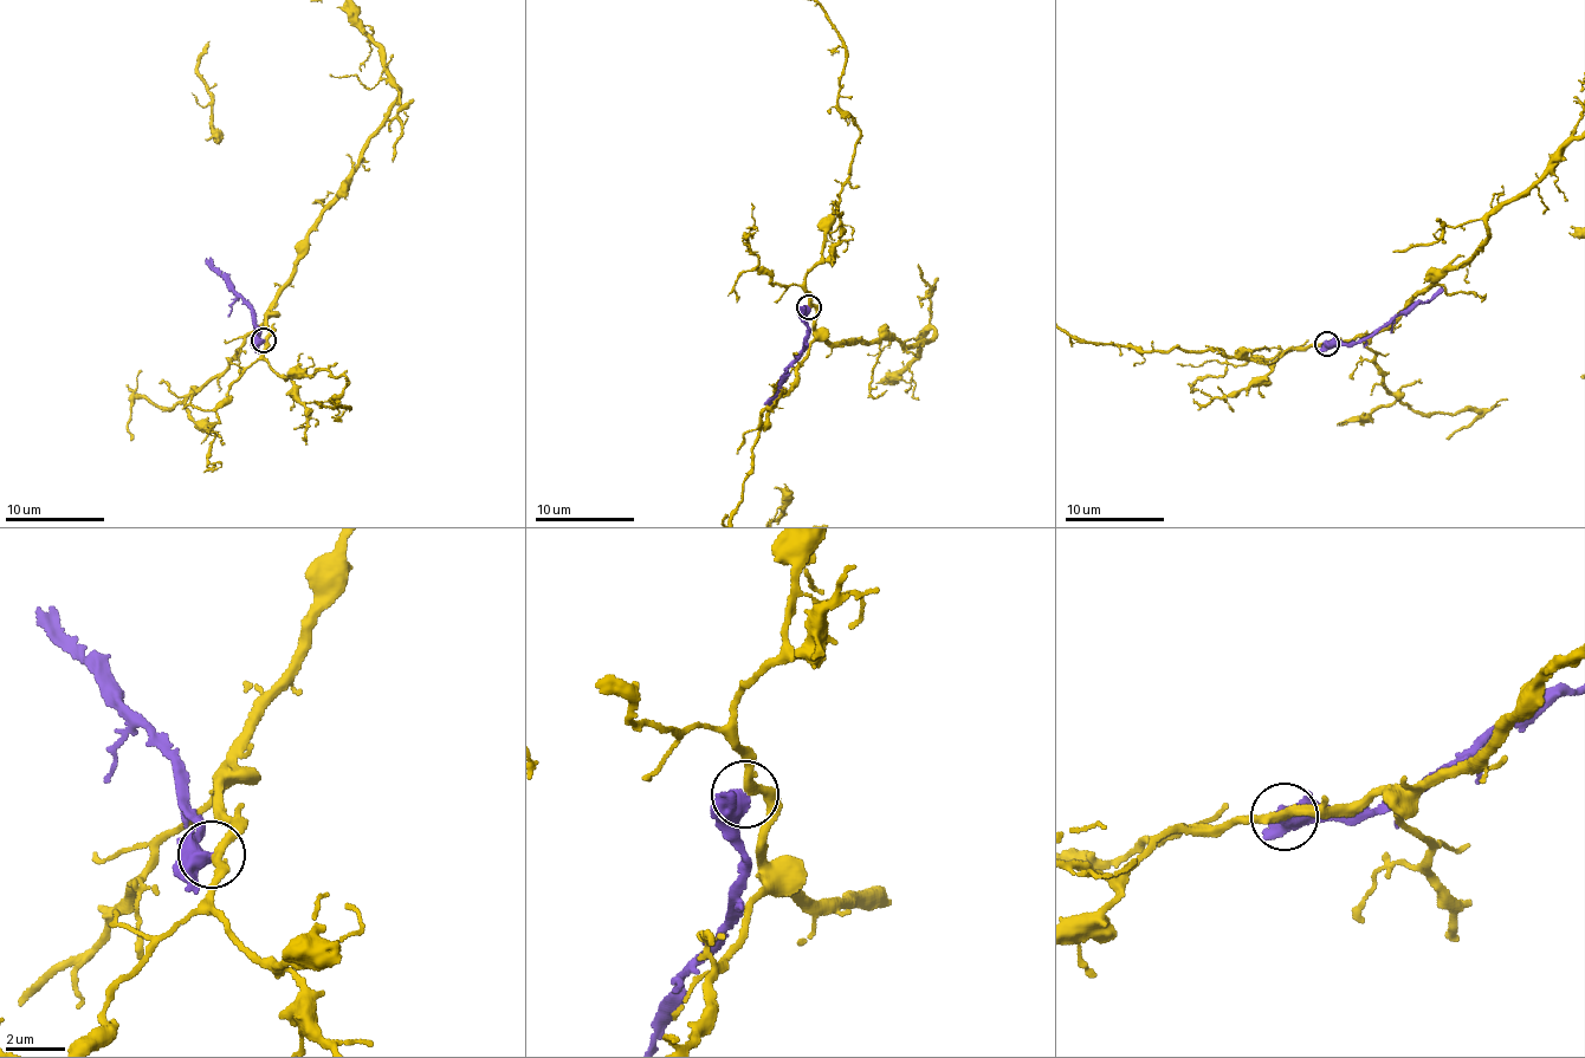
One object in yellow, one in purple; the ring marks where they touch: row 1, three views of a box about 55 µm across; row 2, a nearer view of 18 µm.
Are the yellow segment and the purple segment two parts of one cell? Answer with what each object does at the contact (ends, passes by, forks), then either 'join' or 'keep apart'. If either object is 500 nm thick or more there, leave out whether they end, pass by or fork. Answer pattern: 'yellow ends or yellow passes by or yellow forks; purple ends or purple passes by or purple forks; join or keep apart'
keep apart

